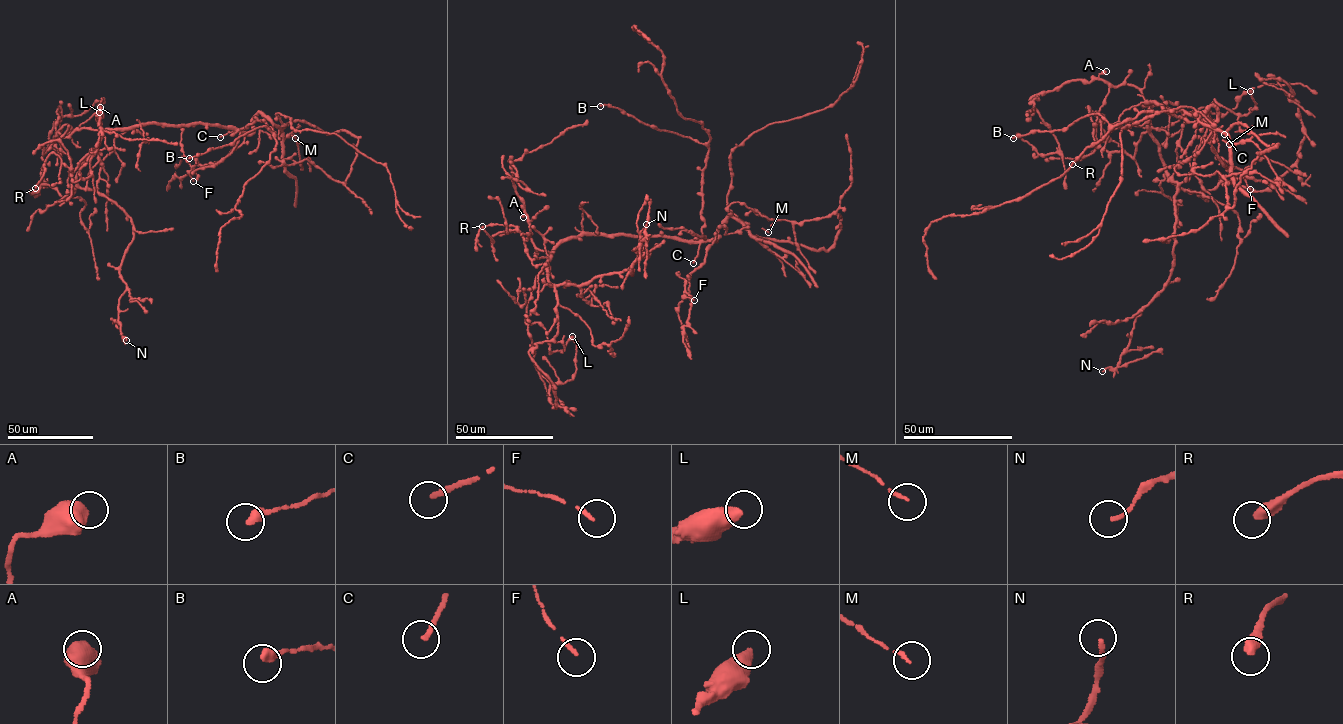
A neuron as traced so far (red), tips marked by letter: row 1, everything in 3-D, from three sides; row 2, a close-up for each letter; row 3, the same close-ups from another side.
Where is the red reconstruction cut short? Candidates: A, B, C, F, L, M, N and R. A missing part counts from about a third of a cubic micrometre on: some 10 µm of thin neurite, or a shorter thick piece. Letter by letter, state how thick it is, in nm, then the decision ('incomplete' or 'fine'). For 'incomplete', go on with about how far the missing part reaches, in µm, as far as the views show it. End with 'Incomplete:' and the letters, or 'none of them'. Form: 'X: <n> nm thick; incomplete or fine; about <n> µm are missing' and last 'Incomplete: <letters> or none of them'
A: 700 nm thick; fine
B: 380 nm thick; fine
C: 200 nm thick; incomplete; about 10 µm are missing
F: 160 nm thick; fine
L: 480 nm thick; fine
M: 130 nm thick; incomplete; about 25 µm are missing
N: 150 nm thick; fine
R: 420 nm thick; incomplete; about 9 µm are missing
Incomplete: C, M, R

